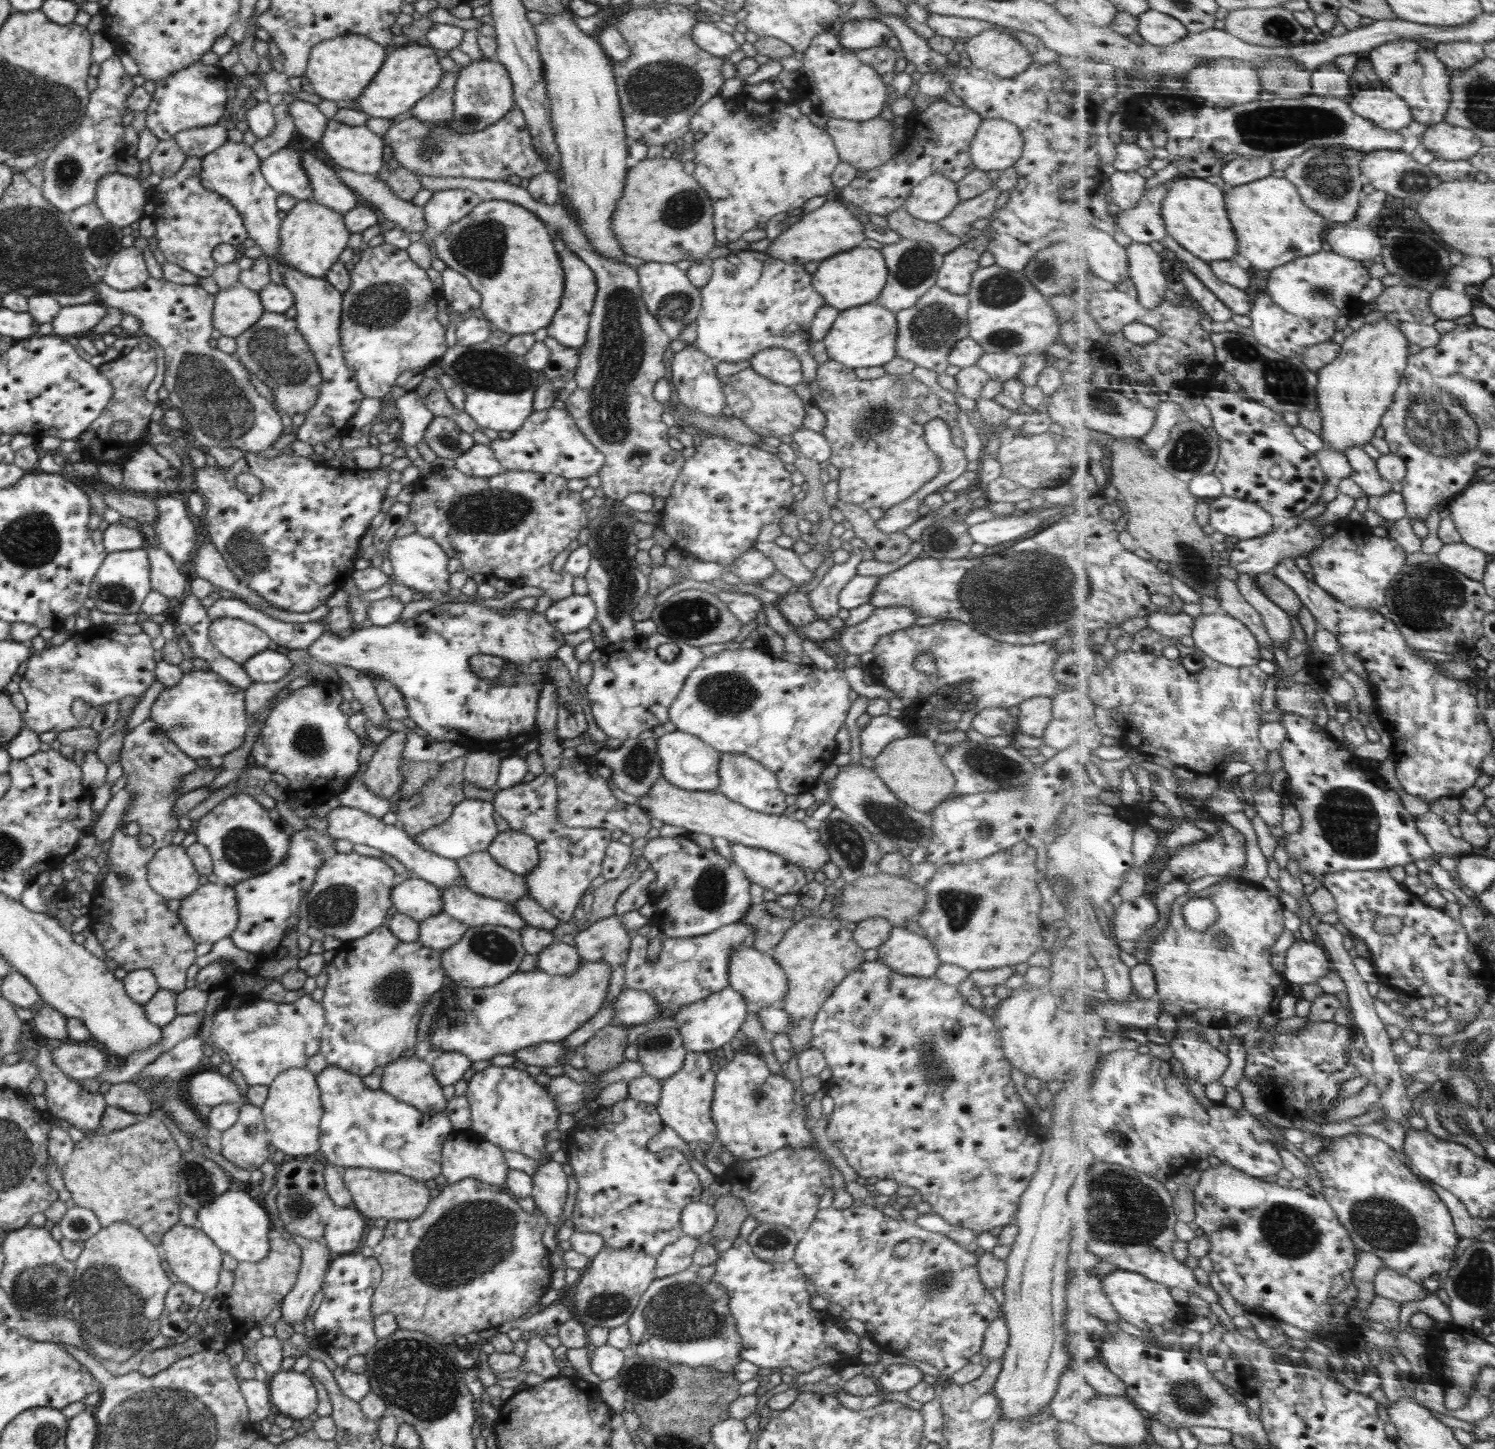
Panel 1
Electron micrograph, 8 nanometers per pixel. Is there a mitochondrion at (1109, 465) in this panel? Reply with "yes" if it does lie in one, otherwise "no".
no

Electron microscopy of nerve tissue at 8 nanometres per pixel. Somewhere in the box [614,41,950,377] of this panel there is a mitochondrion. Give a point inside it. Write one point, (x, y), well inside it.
(660, 88)

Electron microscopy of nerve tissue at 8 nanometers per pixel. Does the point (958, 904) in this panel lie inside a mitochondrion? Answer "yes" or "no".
yes

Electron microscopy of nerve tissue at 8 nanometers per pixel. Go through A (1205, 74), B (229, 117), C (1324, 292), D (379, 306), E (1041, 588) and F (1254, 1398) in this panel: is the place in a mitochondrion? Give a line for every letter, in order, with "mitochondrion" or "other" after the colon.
A: other
B: other
C: mitochondrion
D: mitochondrion
E: mitochondrion
F: other

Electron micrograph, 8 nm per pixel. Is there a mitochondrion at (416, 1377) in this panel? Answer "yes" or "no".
yes

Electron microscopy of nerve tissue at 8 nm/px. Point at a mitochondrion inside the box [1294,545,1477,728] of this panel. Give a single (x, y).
(1431, 600)

